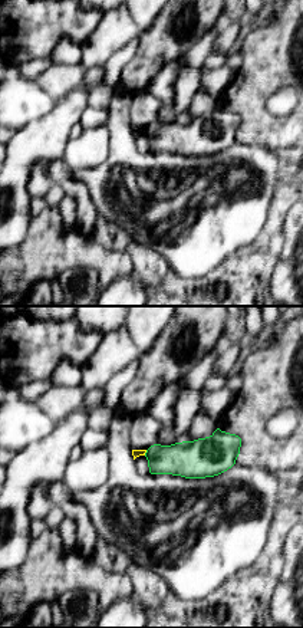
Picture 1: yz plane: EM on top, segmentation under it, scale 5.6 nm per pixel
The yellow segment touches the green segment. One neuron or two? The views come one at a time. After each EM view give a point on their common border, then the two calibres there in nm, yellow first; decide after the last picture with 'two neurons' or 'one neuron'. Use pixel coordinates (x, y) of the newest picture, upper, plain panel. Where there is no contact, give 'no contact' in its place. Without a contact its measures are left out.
meets yellow at (145, 130); 50 nm thick on the yellow side, 200 nm on the other

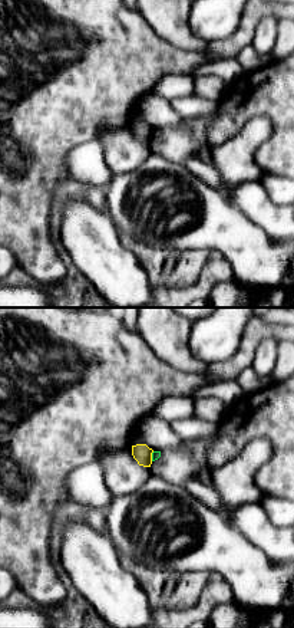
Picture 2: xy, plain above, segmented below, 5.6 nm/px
meets yellow at (151, 134); 100 nm thick on the yellow side, 50 nm on the other

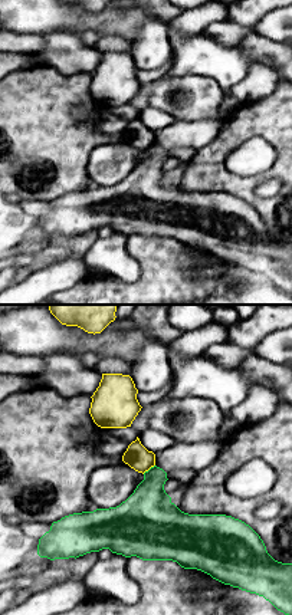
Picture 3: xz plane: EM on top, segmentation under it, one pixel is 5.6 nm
meets yellow at (148, 147); 140 nm thick on the yellow side, 280 nm on the other

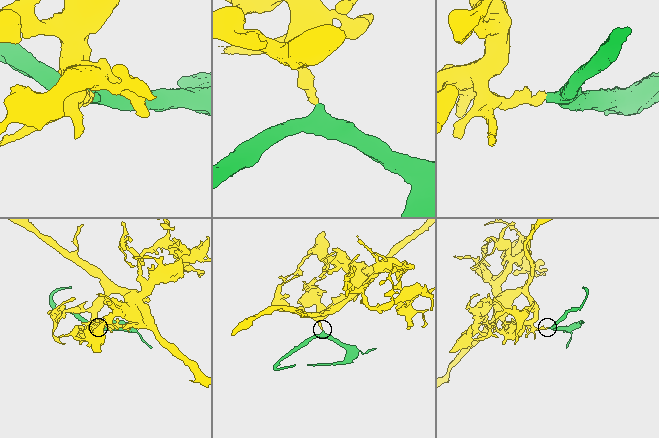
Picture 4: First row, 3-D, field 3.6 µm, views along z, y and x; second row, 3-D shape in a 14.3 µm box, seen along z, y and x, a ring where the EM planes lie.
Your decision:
two neurons

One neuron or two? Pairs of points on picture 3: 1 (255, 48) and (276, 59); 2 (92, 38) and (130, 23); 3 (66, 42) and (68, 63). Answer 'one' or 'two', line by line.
1: one
2: two
3: one

